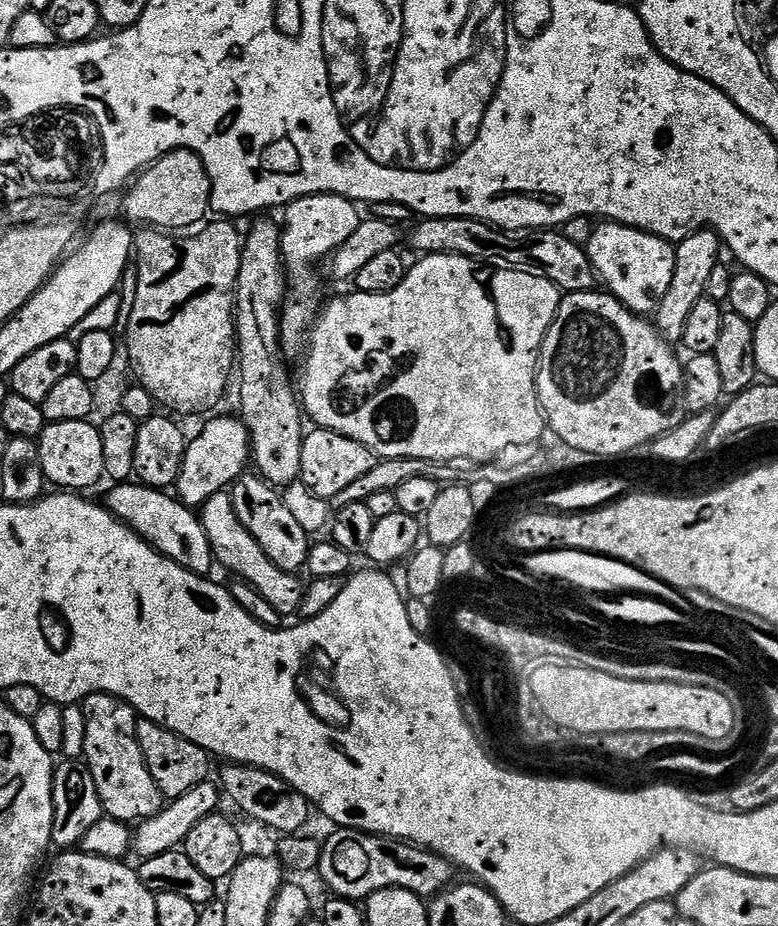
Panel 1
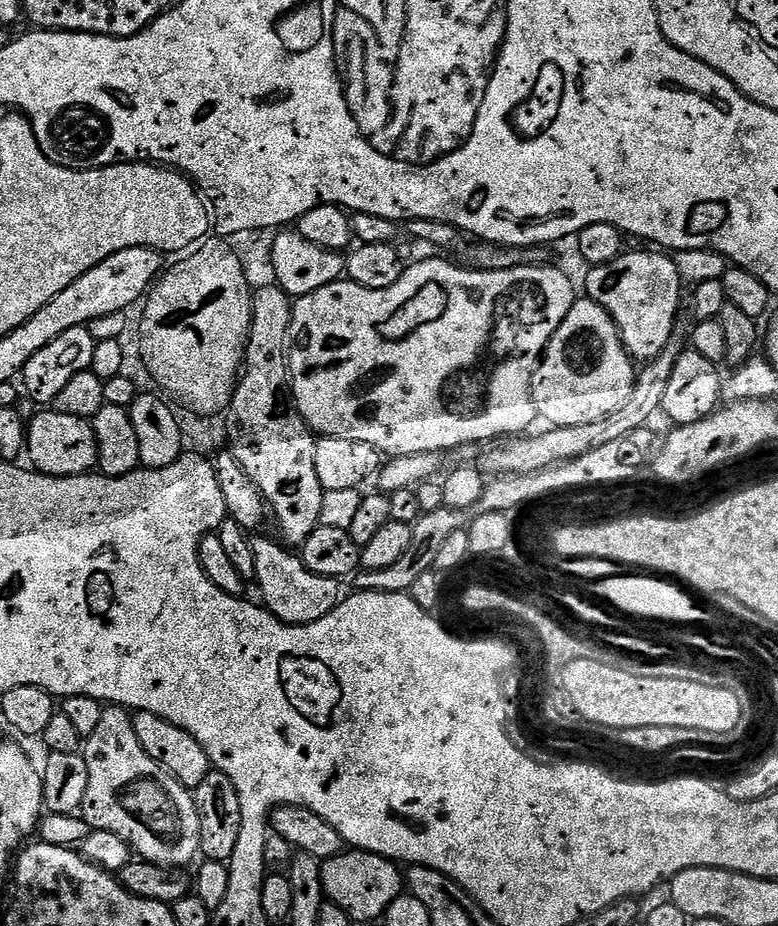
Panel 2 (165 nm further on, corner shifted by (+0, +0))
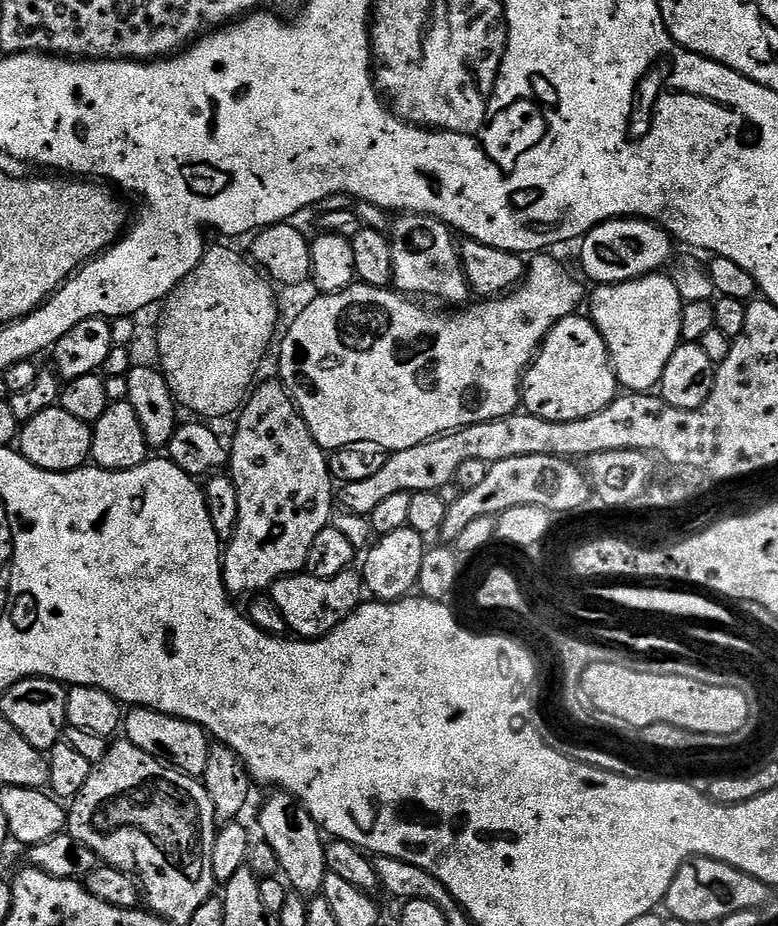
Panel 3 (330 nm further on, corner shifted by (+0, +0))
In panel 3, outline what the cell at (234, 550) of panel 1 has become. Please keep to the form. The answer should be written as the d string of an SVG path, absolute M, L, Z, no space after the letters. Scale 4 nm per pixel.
M356 570L343 572L334 578L314 578L307 574L282 576L270 589L272 601L278 610L282 610L282 618L286 618L289 629L305 640L318 640L332 632L334 626L341 624L355 608L360 607L365 592L361 573Z

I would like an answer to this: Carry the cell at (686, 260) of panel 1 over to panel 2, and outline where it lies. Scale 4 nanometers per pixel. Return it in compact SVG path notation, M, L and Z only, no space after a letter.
M673 338L664 347L662 354L658 354L658 358L647 361L637 371L636 385L630 398L626 398L626 402L622 402L622 406L614 410L614 414L606 414L606 418L598 418L598 422L586 422L583 426L549 427L544 430L548 432L533 431L511 442L497 443L489 447L492 448L489 452L481 454L480 461L478 461L480 471L492 478L538 474L538 470L546 470L555 464L565 464L574 458L582 458L584 454L590 454L592 450L599 450L609 442L623 438L625 434L634 434L634 430L649 427L653 423L651 420L656 415L658 417L661 415L662 398L666 398L670 374L674 374L674 362L678 362L681 351L682 345L679 344L679 339Z

